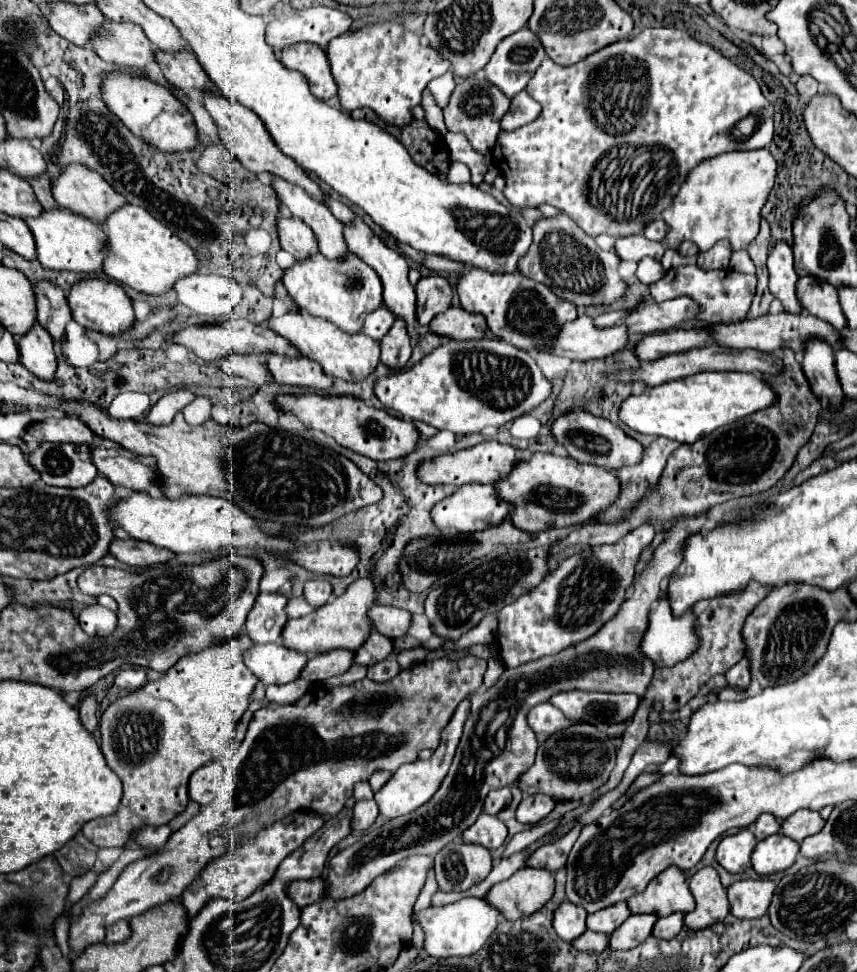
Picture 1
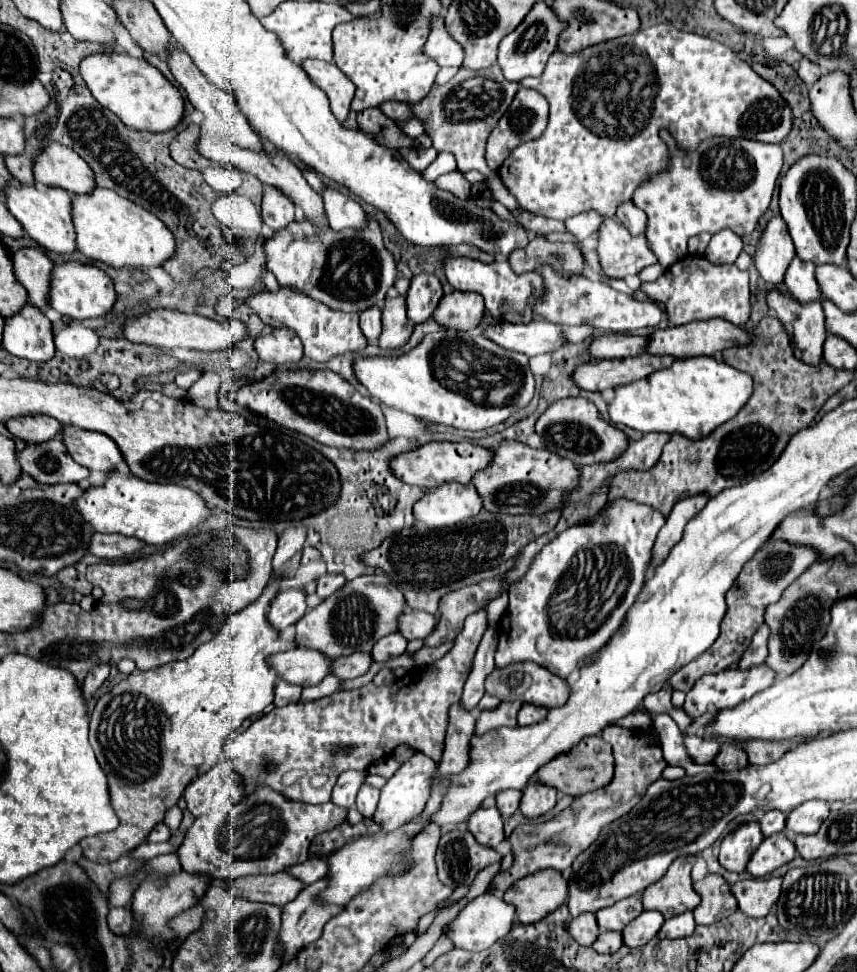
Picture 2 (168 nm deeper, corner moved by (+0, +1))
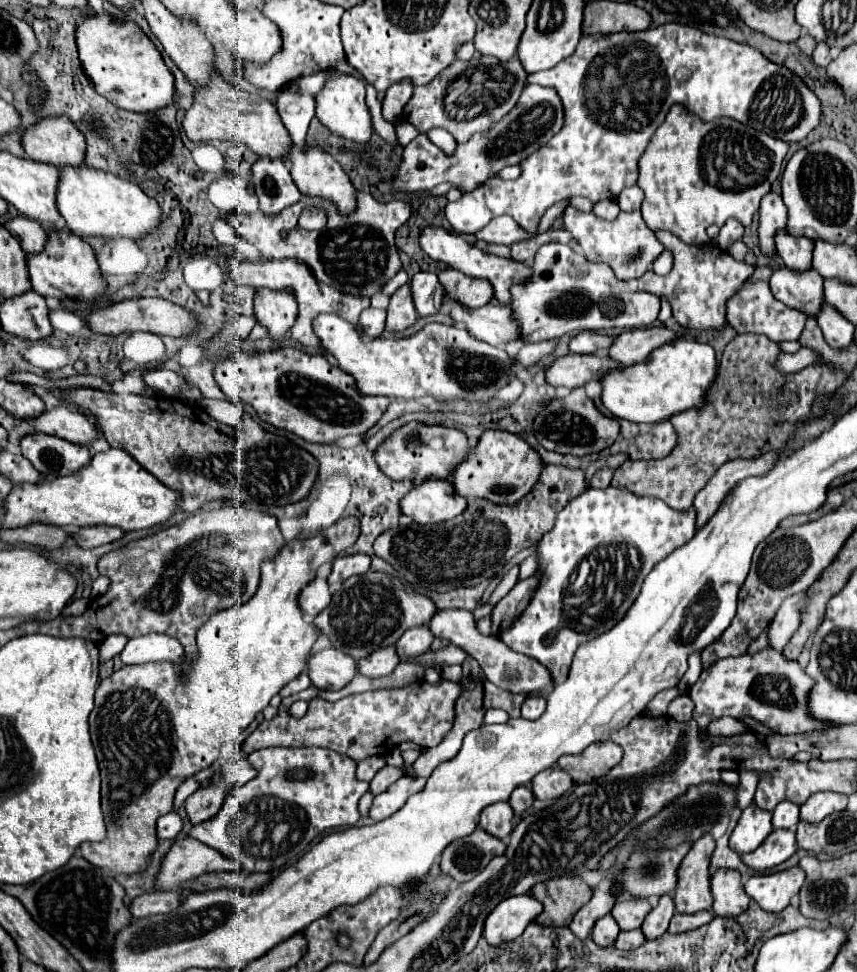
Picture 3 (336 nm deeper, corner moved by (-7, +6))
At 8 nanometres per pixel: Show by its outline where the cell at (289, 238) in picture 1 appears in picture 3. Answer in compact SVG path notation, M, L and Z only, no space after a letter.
M260 158L252 164L252 182L260 210L266 214L278 214L302 198L286 164L276 158Z

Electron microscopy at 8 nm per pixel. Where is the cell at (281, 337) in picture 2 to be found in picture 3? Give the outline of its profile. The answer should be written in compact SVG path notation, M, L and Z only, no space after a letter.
M256 290L254 316L270 330L272 340L280 340L296 322L296 298L290 290Z

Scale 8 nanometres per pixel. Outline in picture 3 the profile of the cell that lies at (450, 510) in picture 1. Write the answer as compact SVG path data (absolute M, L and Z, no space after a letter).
M424 480L400 502L402 514L418 524L439 524L466 510L466 498L458 496L446 480Z

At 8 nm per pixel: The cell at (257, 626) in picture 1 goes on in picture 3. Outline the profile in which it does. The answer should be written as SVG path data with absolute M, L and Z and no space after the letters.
M314 578L304 590L302 590L302 596L300 596L300 608L304 614L310 614L310 616L318 616L332 600L332 594L328 590L328 582L326 578Z

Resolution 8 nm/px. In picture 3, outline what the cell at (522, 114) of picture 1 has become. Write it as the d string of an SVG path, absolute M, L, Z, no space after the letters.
M526 84L518 104L482 134L474 134L468 142L458 144L452 154L446 154L434 146L424 134L414 138L402 152L402 160L394 172L394 190L398 192L418 192L430 190L442 182L458 188L460 192L470 192L482 186L486 180L498 176L506 166L520 164L524 158L542 148L560 128L564 126L564 106L554 88L540 84Z

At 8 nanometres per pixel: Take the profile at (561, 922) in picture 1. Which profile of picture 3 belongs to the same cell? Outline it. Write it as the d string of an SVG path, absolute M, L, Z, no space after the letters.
M606 914L606 918L600 918L596 924L594 924L594 930L592 930L592 940L598 944L598 946L612 946L616 942L616 936L620 934L620 928L616 924L616 920Z

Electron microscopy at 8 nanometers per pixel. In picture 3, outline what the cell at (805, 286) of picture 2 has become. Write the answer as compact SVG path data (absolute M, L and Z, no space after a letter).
M786 230L774 236L776 252L792 270L810 270L812 268L812 248L814 244L808 238L794 238Z

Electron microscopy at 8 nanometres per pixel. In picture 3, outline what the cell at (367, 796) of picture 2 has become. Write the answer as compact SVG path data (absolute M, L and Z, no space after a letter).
M384 766L384 768L376 774L376 778L370 782L370 790L372 790L372 792L374 792L374 796L376 796L376 794L384 792L392 782L396 782L396 780L398 780L398 778L402 778L402 776L404 776L402 768Z

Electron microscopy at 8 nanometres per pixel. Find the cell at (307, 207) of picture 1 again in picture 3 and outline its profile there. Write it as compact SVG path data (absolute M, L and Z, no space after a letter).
M214 74L214 78L210 78L210 86L194 88L194 102L184 114L182 128L194 142L236 140L250 146L250 150L254 150L258 156L272 156L280 160L286 160L290 146L290 134L284 128L276 106L260 94L248 94L246 100L244 94L230 86L222 74Z

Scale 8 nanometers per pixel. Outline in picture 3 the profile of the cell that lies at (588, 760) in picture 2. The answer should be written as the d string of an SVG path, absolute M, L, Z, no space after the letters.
M598 742L592 744L578 756L562 756L558 766L572 776L576 784L592 782L598 776L604 776L622 760L622 748L614 742Z

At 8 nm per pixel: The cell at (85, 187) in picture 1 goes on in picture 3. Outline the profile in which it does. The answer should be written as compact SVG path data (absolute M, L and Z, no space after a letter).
M50 116L50 118L42 118L40 122L36 122L24 130L22 148L26 150L28 158L32 158L36 162L50 162L54 166L80 166L80 164L84 164L86 140L84 140L84 134L70 122L70 118Z

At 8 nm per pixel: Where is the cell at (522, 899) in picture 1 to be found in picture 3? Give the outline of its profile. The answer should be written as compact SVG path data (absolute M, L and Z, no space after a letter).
M562 876L534 886L532 896L544 904L544 912L536 918L536 924L568 926L570 918L592 898L592 890L578 876Z

